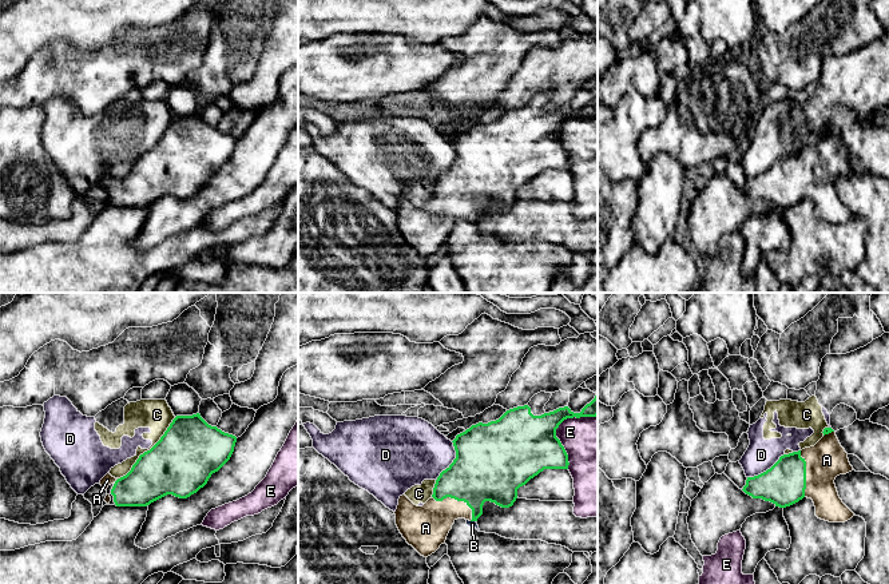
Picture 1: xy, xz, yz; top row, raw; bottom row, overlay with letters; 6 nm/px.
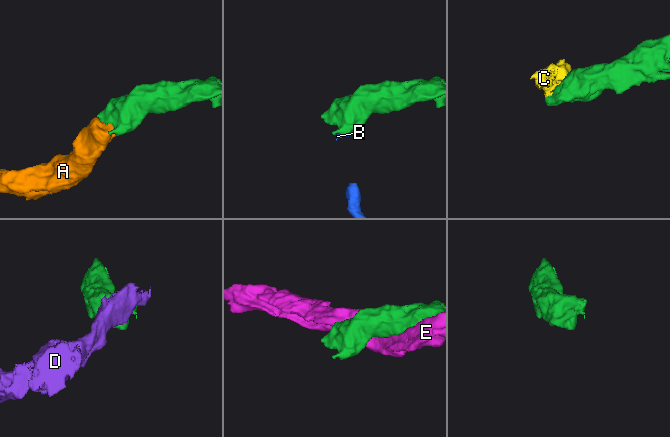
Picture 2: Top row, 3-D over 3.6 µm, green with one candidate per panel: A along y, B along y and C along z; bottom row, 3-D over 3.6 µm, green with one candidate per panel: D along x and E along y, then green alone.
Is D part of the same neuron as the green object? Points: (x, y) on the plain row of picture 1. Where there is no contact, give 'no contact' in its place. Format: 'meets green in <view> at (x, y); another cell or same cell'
meets green in xz at (453, 162); another cell

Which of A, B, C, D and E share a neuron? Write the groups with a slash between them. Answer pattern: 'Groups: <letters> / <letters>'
Groups: A / B / C D / E

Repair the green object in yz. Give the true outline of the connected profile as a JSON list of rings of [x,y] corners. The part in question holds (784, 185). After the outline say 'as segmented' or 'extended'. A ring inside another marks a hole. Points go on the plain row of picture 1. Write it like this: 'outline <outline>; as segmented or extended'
outline [[[832,128],[810,148],[783,155],[766,172],[747,178],[743,192],[775,207],[790,207],[803,198],[811,199],[815,216],[829,223],[845,223],[854,214],[838,196],[834,180],[853,171],[848,154]]]; extended

